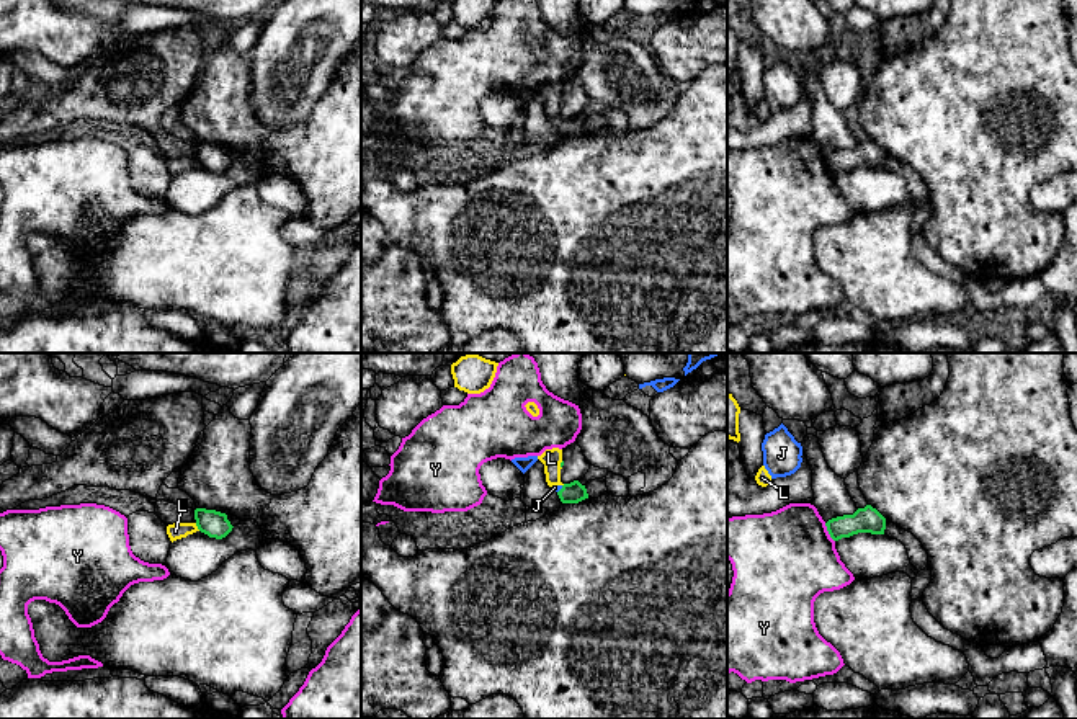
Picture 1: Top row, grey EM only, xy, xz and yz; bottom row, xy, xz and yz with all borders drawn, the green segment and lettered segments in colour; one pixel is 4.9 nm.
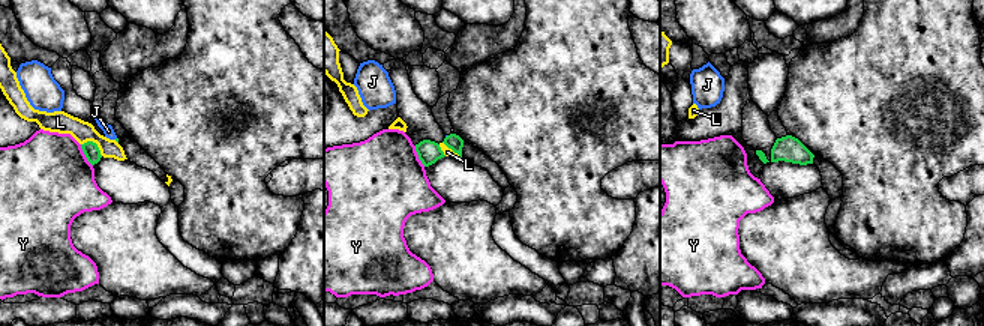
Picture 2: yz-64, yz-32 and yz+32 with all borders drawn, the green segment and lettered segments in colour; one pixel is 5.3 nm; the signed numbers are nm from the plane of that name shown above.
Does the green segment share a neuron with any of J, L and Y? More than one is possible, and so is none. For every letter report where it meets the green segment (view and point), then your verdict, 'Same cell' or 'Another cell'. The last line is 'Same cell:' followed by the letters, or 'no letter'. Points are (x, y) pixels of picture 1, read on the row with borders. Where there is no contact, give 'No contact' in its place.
J: Touches green at xz (561, 489). Same cell
L: Touches green at xy (196, 525). Another cell
Y: Touches green at yz (829, 533). Another cell
Same cell: J

